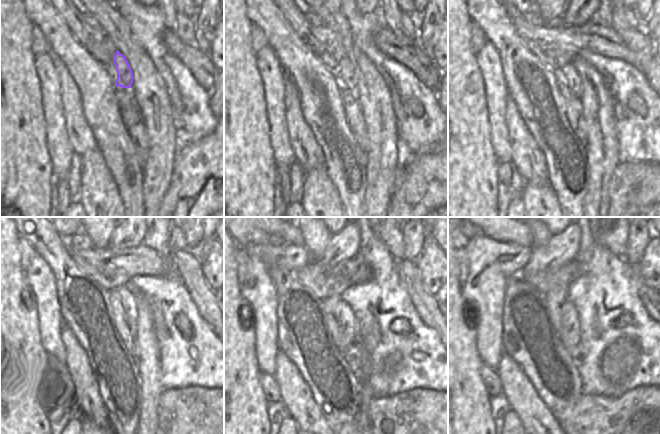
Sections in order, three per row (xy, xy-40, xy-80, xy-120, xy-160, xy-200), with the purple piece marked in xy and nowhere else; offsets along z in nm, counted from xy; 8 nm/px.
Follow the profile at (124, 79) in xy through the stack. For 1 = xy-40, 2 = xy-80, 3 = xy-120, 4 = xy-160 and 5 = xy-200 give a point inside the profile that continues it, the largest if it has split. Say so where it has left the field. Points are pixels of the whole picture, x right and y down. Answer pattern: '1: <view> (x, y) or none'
1: xy-40 (345, 72)
2: xy-80 (569, 74)
3: xy-120 (124, 295)
4: xy-160 (356, 355)
5: xy-200 (569, 319)

